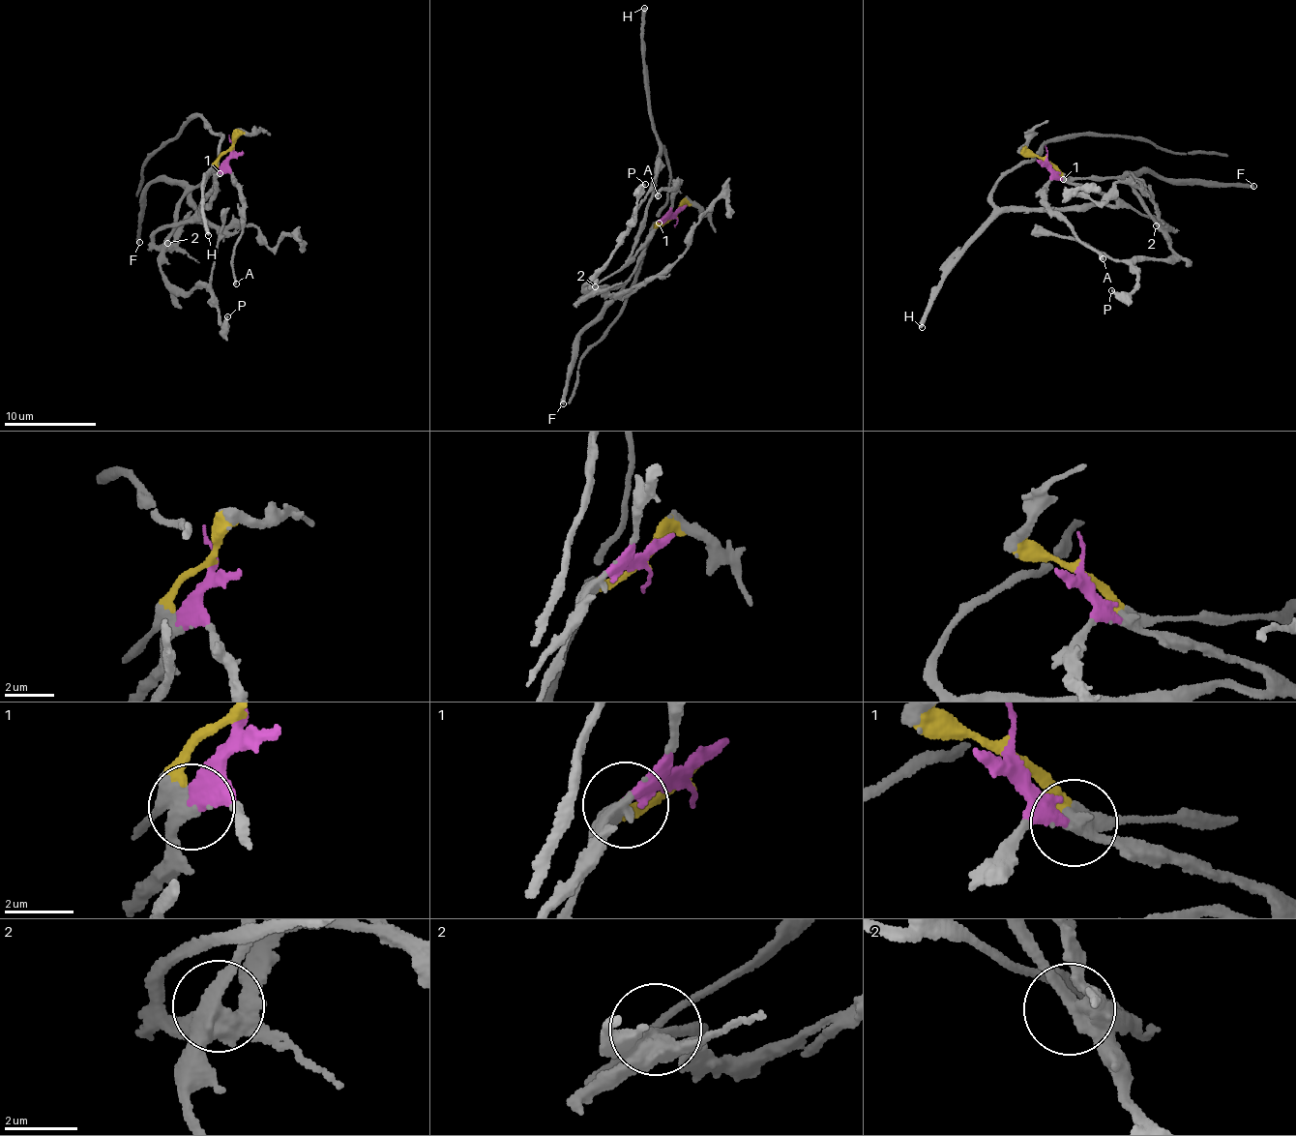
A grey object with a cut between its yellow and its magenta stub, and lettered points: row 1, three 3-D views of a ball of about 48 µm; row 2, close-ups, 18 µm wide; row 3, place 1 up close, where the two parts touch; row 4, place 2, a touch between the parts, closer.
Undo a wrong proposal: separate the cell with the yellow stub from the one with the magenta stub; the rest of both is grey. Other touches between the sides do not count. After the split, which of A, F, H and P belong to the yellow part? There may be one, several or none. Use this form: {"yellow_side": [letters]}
{"yellow_side": ["F", "P"]}

